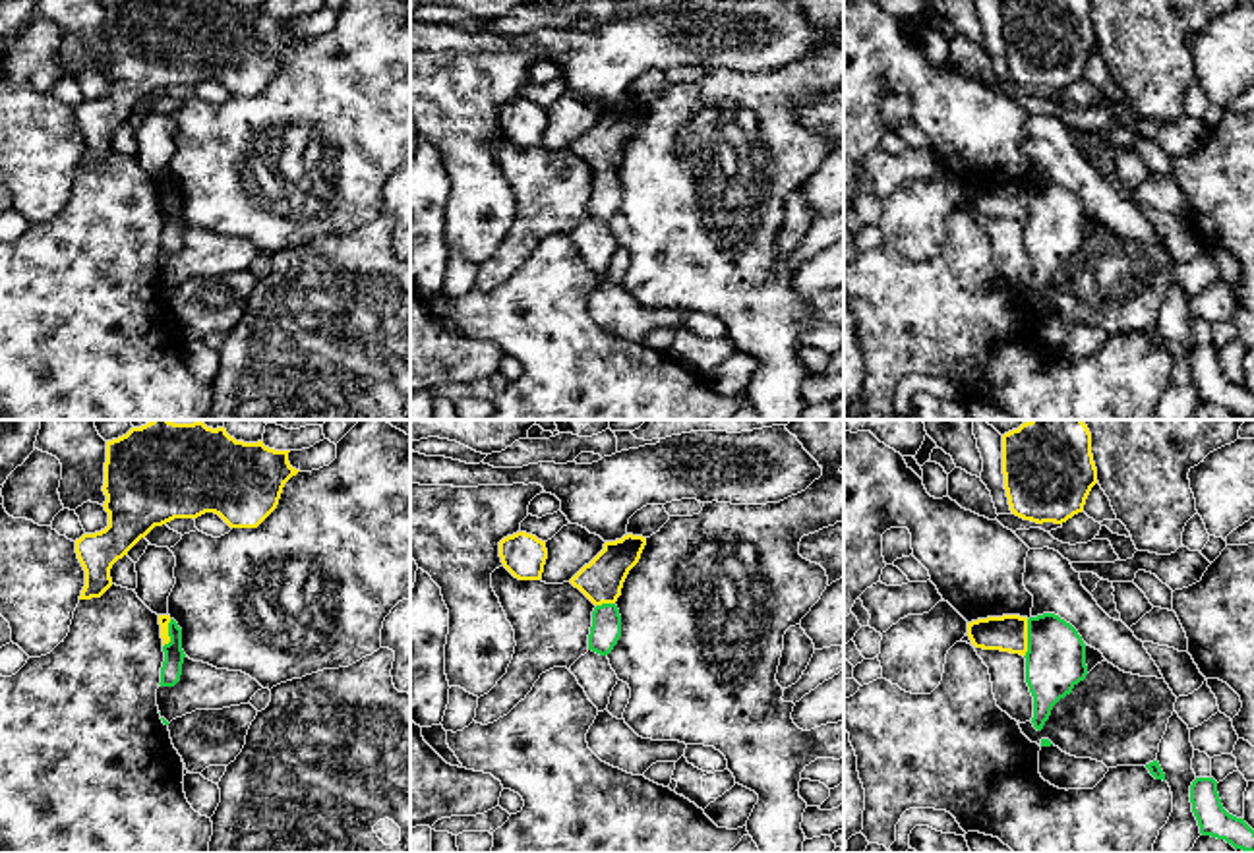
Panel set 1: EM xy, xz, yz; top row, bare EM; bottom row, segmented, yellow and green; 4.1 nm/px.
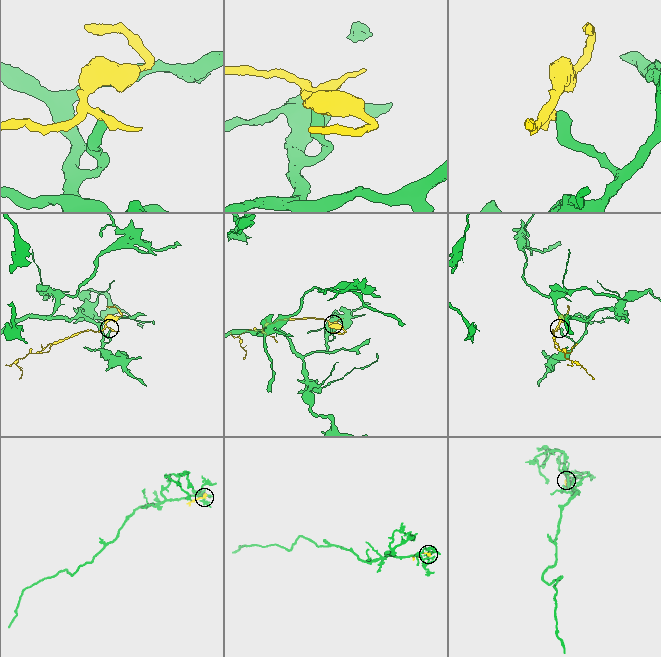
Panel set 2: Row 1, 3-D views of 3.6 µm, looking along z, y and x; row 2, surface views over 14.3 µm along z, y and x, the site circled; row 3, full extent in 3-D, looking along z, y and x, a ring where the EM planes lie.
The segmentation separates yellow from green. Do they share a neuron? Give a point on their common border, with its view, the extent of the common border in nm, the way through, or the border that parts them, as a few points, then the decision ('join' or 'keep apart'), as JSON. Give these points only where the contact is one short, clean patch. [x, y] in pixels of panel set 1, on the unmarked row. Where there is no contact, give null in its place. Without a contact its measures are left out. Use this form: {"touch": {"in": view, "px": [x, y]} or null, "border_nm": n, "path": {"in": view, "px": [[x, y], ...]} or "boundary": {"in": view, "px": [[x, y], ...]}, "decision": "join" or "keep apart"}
{"touch": {"in": "yz", "px": [1026, 205]}, "border_nm": 160, "boundary": {"in": "yz", "px": [[1028, 186], [1028, 217], [1024, 223]]}, "decision": "keep apart"}

